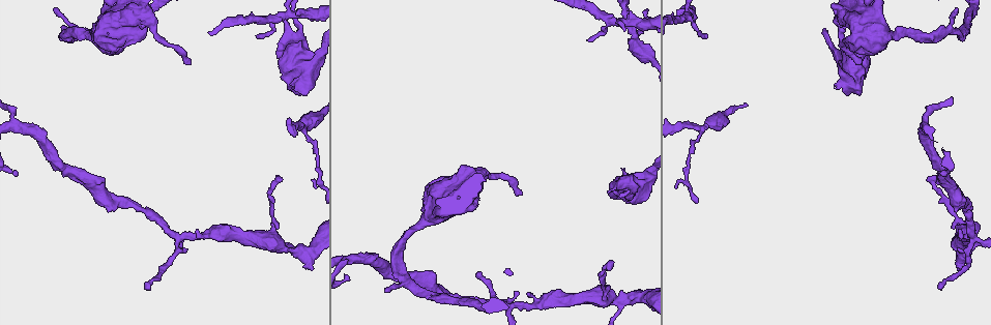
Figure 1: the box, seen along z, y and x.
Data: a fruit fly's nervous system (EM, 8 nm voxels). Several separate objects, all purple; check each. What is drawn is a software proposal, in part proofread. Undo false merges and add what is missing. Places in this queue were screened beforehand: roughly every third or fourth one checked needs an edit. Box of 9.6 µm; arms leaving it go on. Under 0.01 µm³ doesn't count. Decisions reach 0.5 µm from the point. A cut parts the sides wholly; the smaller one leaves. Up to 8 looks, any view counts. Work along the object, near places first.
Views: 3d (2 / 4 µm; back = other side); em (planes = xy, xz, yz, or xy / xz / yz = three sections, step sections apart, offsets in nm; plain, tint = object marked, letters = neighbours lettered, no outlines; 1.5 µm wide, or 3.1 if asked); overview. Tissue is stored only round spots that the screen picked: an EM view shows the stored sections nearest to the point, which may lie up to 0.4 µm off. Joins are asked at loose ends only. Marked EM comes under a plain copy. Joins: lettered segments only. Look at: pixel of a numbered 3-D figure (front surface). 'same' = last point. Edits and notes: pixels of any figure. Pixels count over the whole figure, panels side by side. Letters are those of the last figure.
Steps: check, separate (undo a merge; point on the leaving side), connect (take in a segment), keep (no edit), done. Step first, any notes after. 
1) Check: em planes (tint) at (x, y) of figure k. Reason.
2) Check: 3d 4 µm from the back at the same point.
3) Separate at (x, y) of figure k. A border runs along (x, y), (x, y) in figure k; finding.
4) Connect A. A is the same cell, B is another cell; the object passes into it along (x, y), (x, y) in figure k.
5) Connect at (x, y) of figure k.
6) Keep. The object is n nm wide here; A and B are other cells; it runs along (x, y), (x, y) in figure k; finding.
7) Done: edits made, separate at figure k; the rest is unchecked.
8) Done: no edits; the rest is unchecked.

Check: em xz step 4 (tint) at (635, 38) of figure 1. Sudden change in width.

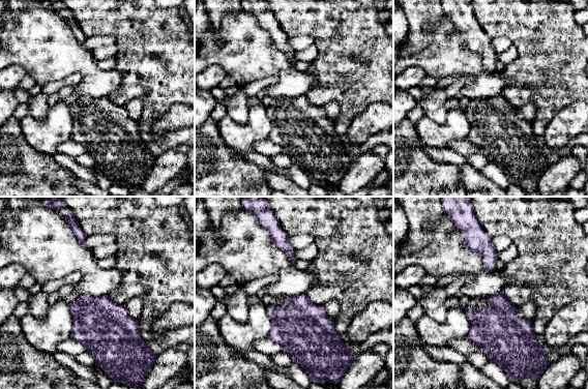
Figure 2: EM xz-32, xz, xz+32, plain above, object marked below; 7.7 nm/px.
Check: em planes (tint) at the same point. Another direction.

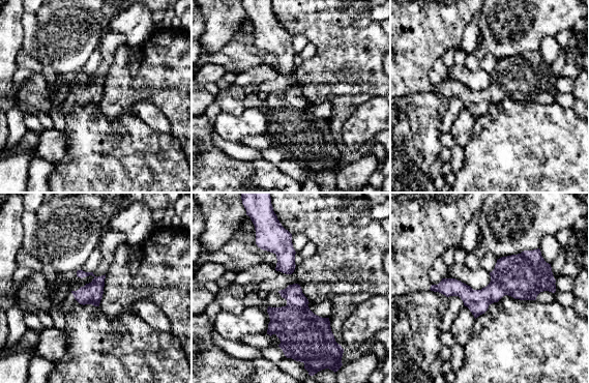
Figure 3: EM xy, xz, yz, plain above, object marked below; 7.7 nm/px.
Check: em planes (letters) at the same point.

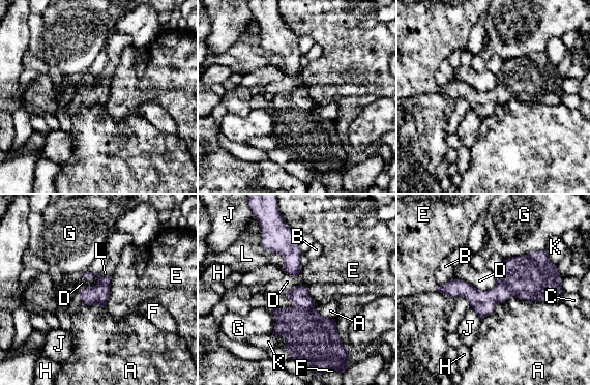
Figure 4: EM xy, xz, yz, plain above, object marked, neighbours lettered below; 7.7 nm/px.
Keep. A, B, C, D, E, F, G, H, J, K and L are other cells; a border runs along (541, 300), (509, 296), (481, 320) in figure 4; continuous, no second cell.

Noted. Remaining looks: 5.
Check: 3d 2 µm at (613, 192) of figure 1. Free end.

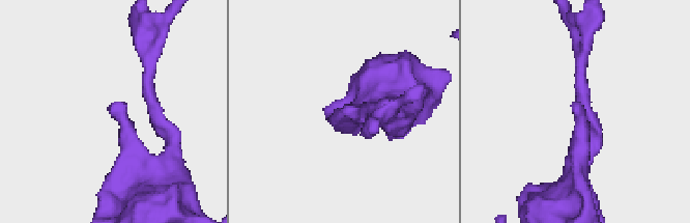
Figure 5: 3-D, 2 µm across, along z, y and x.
Check: em xy step 8 (letters) at (346, 116) of figure 5.

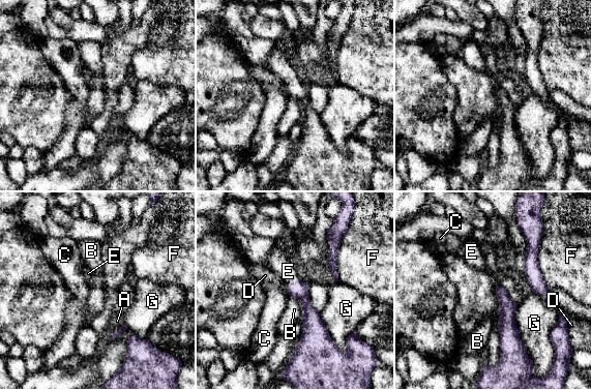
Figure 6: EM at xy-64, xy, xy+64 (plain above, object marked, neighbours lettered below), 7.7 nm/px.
Check: em planes (letters) at the same point. Another direction.

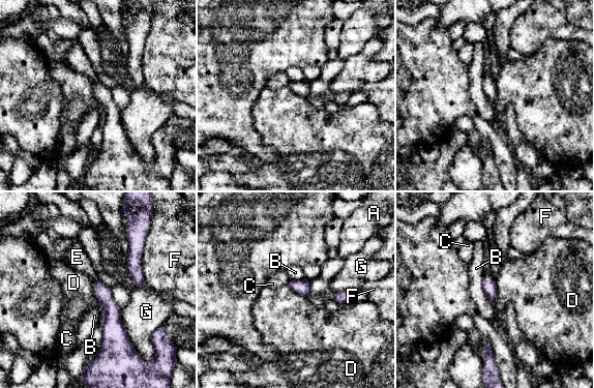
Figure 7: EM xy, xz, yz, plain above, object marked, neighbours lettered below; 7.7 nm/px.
Connect E. E is the same cell, A, B, C, D, F and G are other cells; the object passes into it along (489, 288), (488, 280), (487, 275) in figure 7; the cell continues.

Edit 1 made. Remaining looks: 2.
Check: em xz step 4 (tint) at (861, 63) of figure 1. Free end.

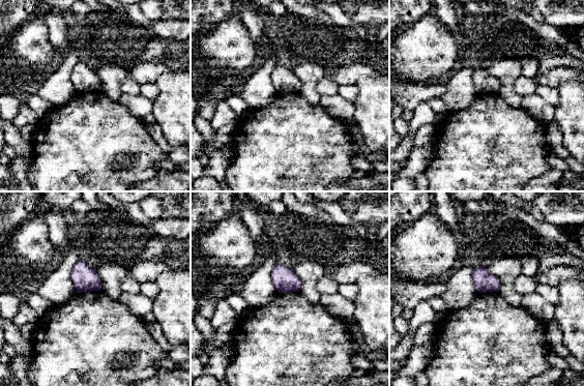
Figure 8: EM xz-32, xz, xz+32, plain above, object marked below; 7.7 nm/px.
Check: em xz step 4 (letters) at the same point.

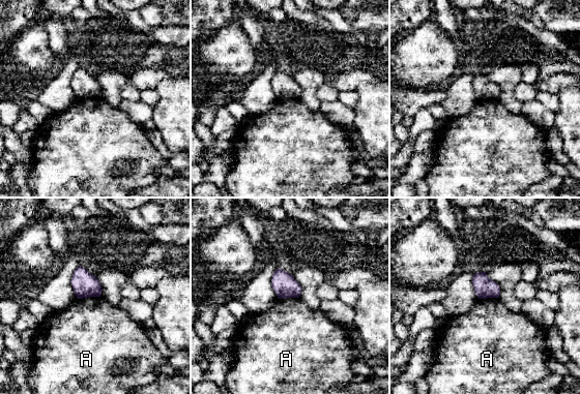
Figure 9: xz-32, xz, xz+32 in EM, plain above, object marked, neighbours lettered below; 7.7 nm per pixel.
Keep. A is another cell; a border runs along (100, 296), (78, 299) in figure 9; none of them fits.

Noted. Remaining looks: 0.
Done: edits made, connect at figure 7; the rest is unchecked.

